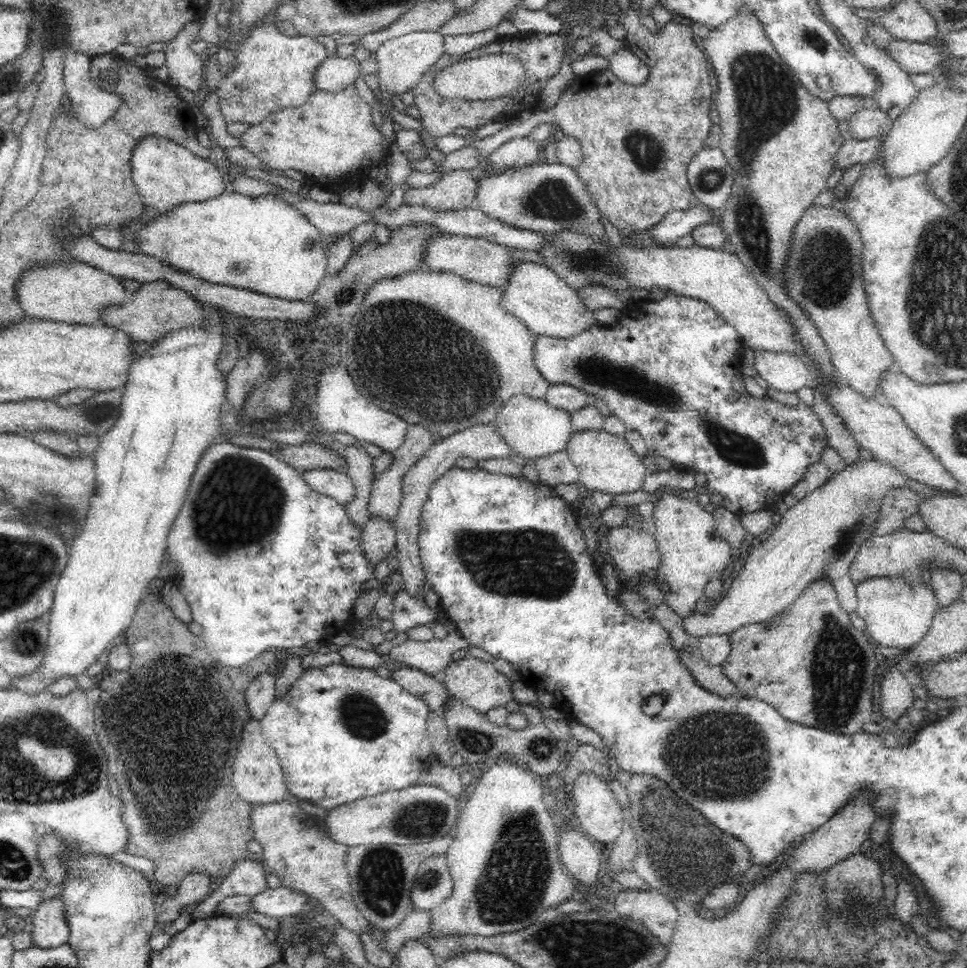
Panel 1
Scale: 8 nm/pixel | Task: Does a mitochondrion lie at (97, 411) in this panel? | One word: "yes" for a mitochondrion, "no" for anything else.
yes

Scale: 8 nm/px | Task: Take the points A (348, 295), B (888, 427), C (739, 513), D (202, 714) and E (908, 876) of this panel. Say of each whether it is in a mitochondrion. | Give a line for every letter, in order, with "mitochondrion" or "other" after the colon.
A: mitochondrion
B: other
C: other
D: other
E: other

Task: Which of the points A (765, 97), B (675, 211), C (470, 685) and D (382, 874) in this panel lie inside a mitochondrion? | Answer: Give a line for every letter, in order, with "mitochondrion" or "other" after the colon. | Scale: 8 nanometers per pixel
A: mitochondrion
B: other
C: other
D: mitochondrion

